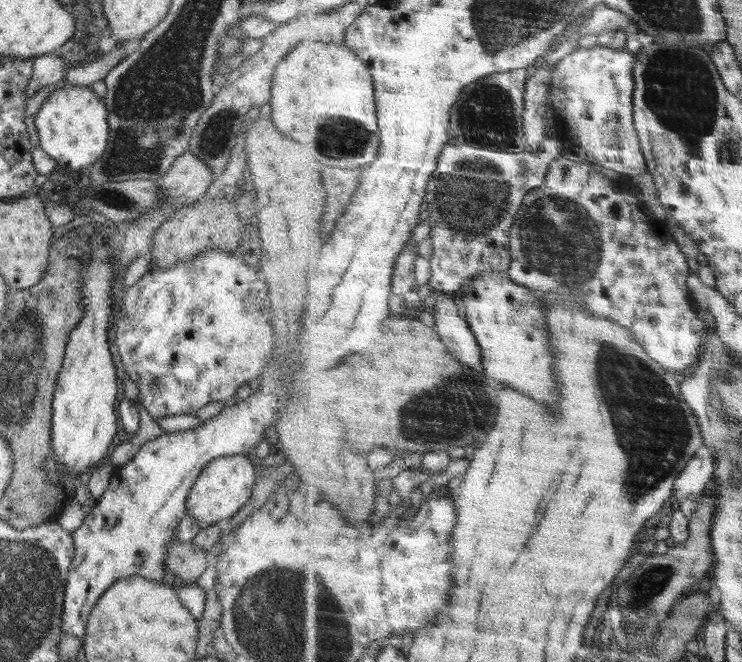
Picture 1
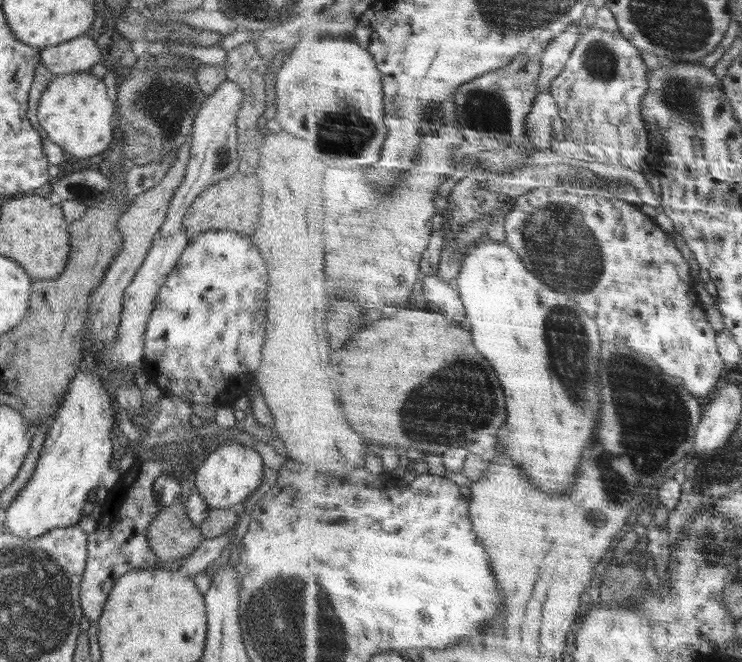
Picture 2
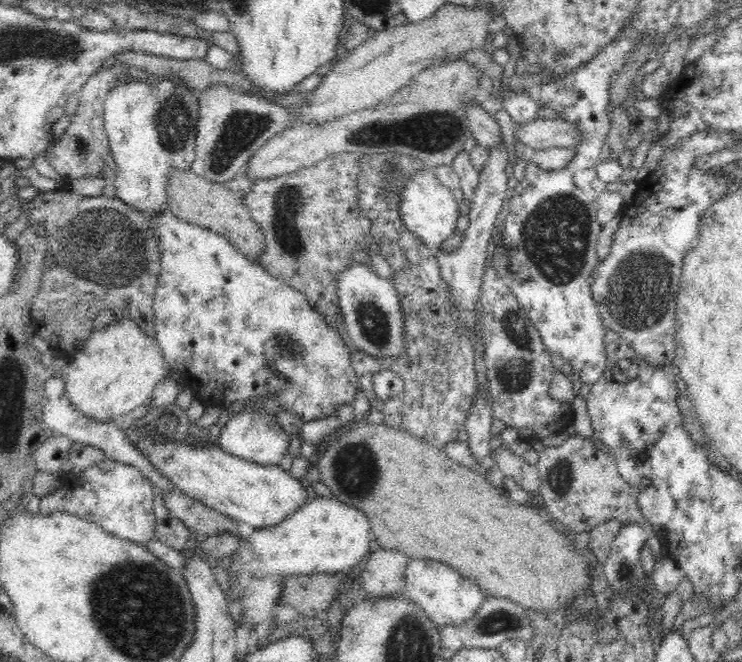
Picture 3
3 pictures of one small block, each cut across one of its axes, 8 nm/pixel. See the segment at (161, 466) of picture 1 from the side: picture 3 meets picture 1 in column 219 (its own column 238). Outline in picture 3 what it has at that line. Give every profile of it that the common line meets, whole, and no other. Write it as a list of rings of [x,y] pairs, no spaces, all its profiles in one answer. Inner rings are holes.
[[[241,410],[240,413],[229,418],[222,427],[218,446],[234,456],[244,458],[244,461],[258,465],[278,465],[288,453],[291,435],[284,432],[275,423],[275,413],[265,414],[259,411]]]

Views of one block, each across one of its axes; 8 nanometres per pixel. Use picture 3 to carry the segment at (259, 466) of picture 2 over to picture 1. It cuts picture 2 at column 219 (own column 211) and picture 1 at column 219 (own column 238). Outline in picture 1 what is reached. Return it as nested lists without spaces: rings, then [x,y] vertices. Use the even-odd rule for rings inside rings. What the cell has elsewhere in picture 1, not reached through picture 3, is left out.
[[[234,455],[214,458],[198,475],[185,502],[185,514],[196,520],[200,527],[208,527],[236,516],[241,506],[250,498],[255,483],[255,466],[251,457]]]

